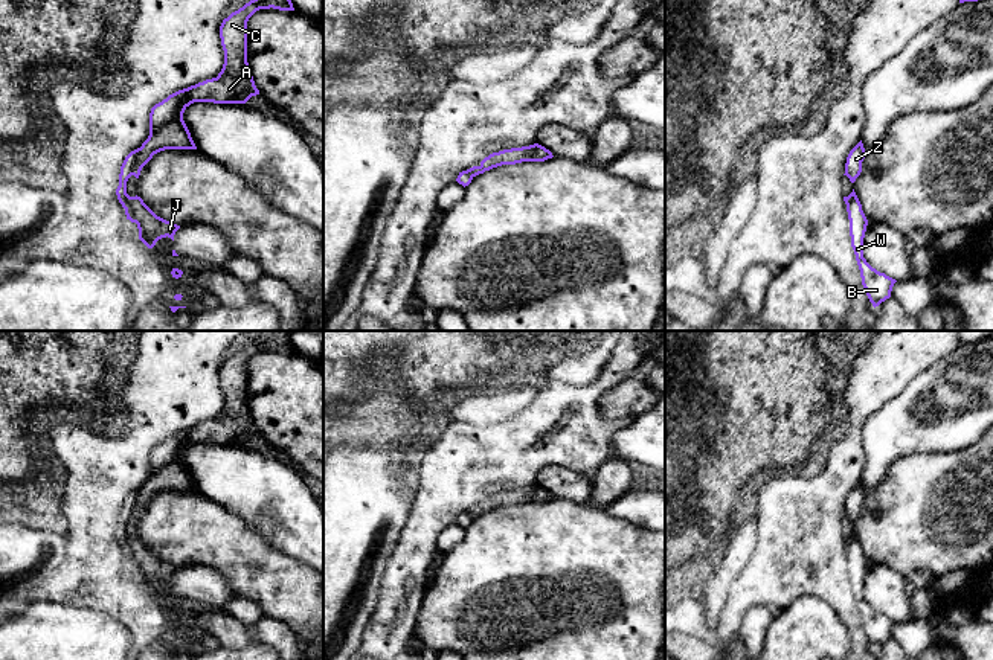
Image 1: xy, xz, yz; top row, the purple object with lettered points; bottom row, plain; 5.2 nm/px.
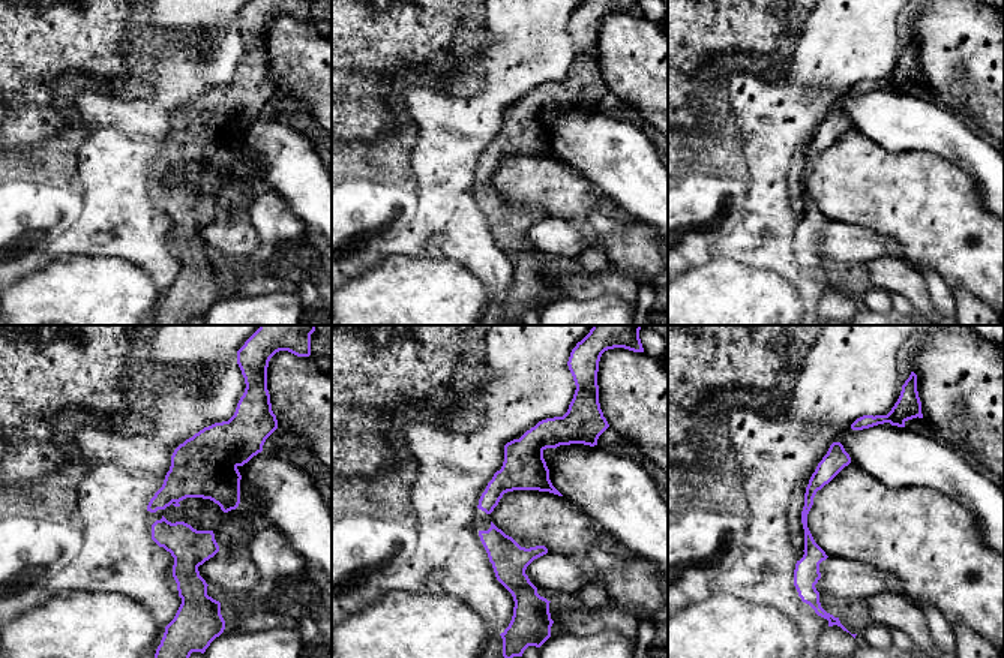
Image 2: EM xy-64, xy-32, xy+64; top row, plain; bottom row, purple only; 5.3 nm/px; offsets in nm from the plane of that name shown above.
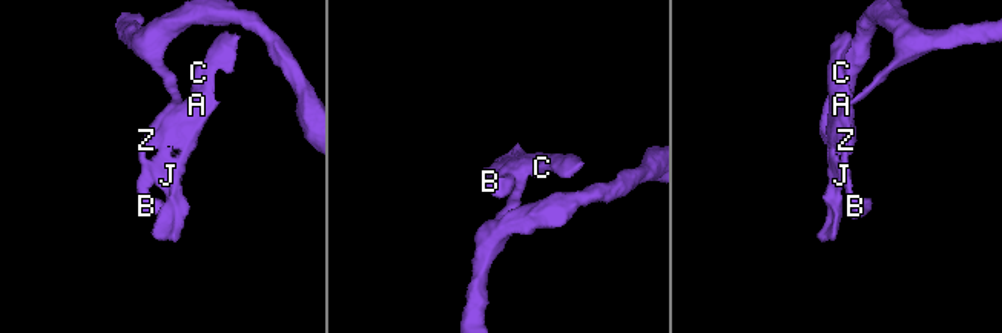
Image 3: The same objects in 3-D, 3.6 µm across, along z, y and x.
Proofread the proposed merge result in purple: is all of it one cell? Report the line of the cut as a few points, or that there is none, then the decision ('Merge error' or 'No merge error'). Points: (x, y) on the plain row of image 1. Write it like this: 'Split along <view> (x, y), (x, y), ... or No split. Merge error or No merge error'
Split along xy (189, 429), (173, 456), (148, 479). Merge error

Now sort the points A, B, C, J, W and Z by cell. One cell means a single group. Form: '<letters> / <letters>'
A C J / B W Z

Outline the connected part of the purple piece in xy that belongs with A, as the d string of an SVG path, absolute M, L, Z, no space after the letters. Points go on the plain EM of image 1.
M256 331L258 338L223 361L220 380L224 405L217 419L191 427L174 451L171 460L154 473L139 489L133 517L139 520L142 509L154 495L165 491L197 491L183 462L185 451L194 444L246 445L259 436L247 404L247 363L259 351L294 352L291 331Z

